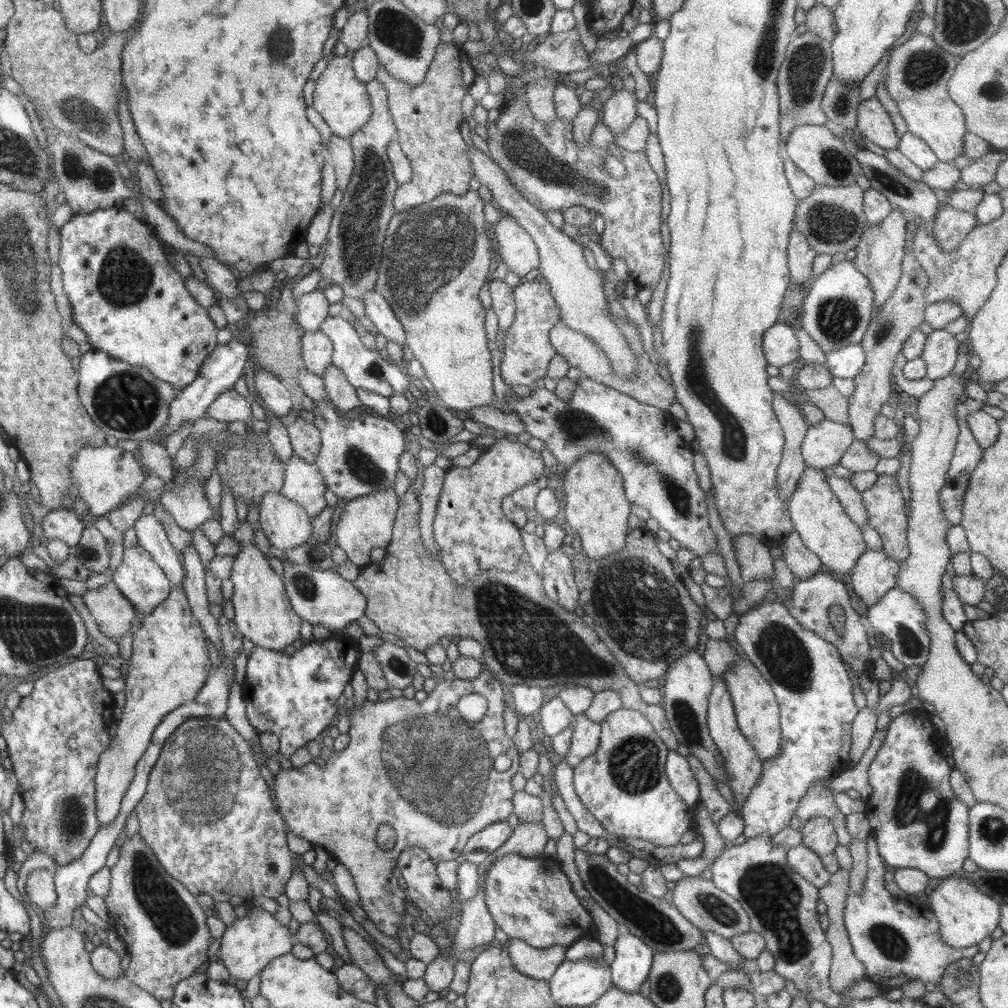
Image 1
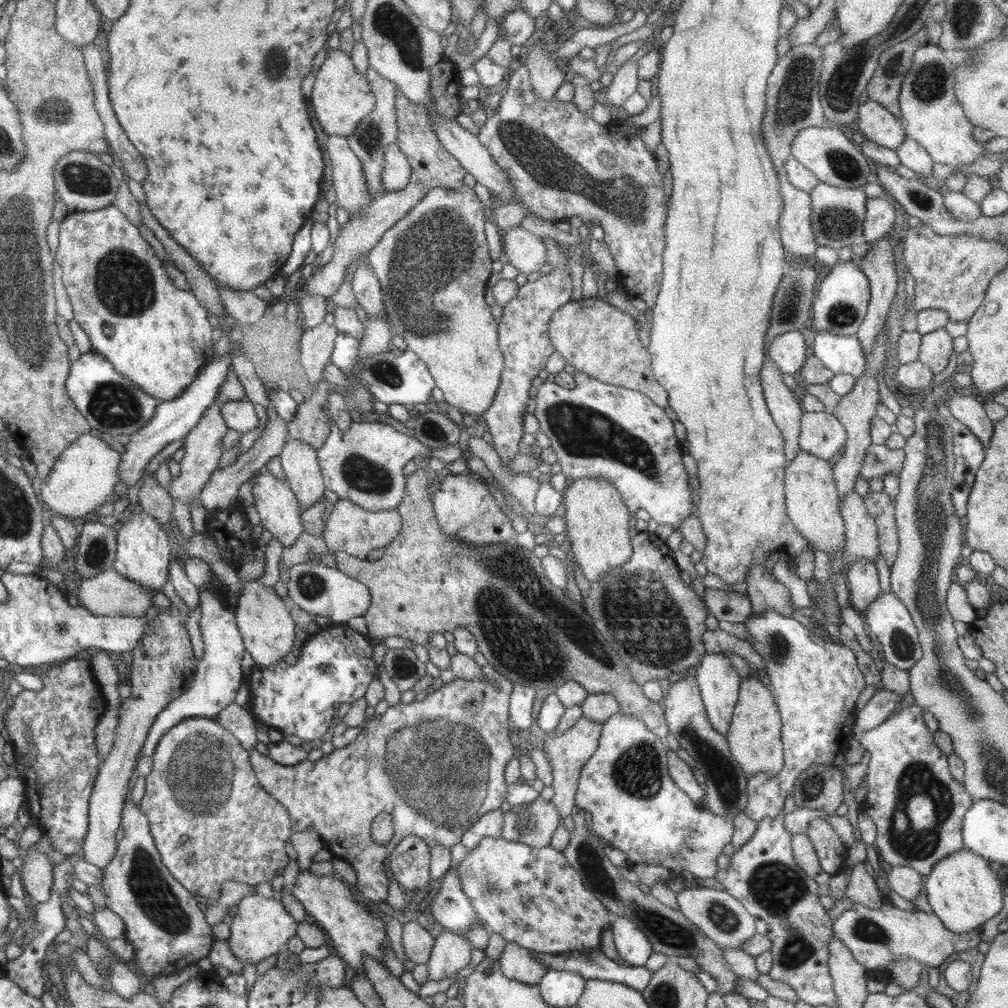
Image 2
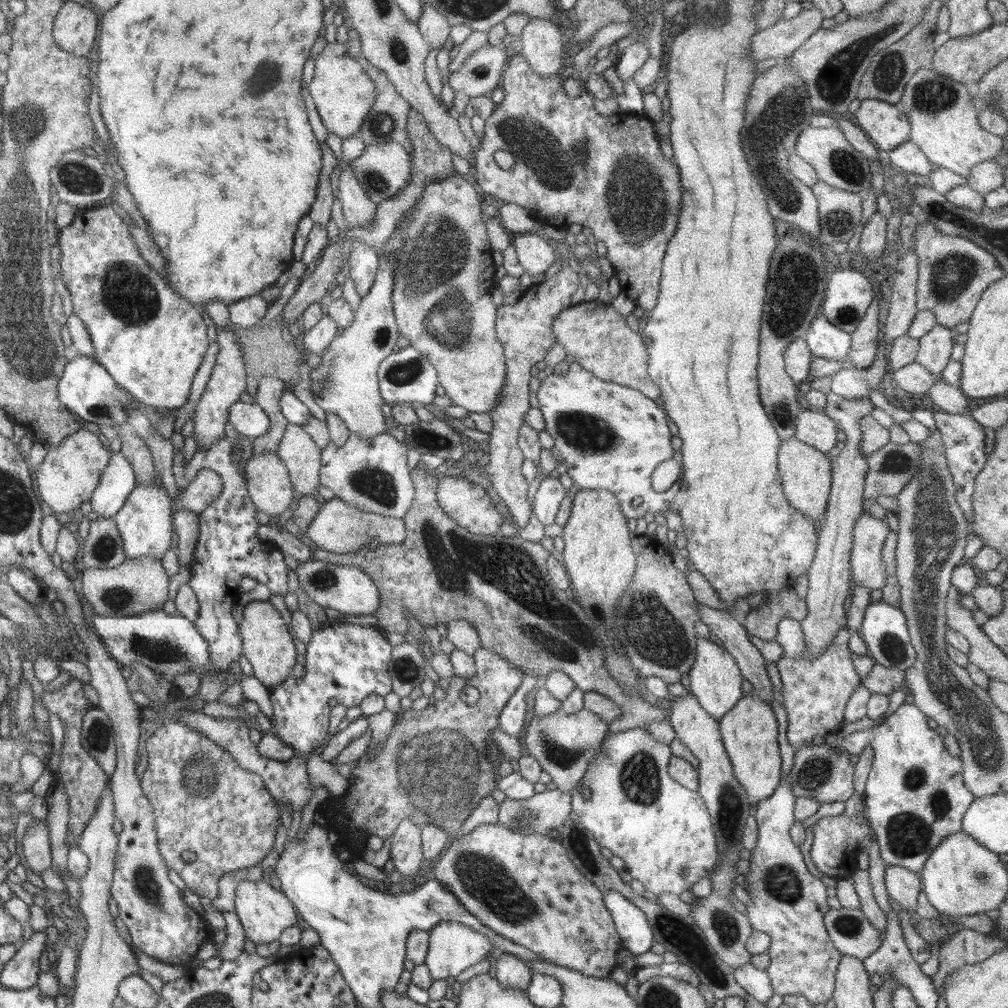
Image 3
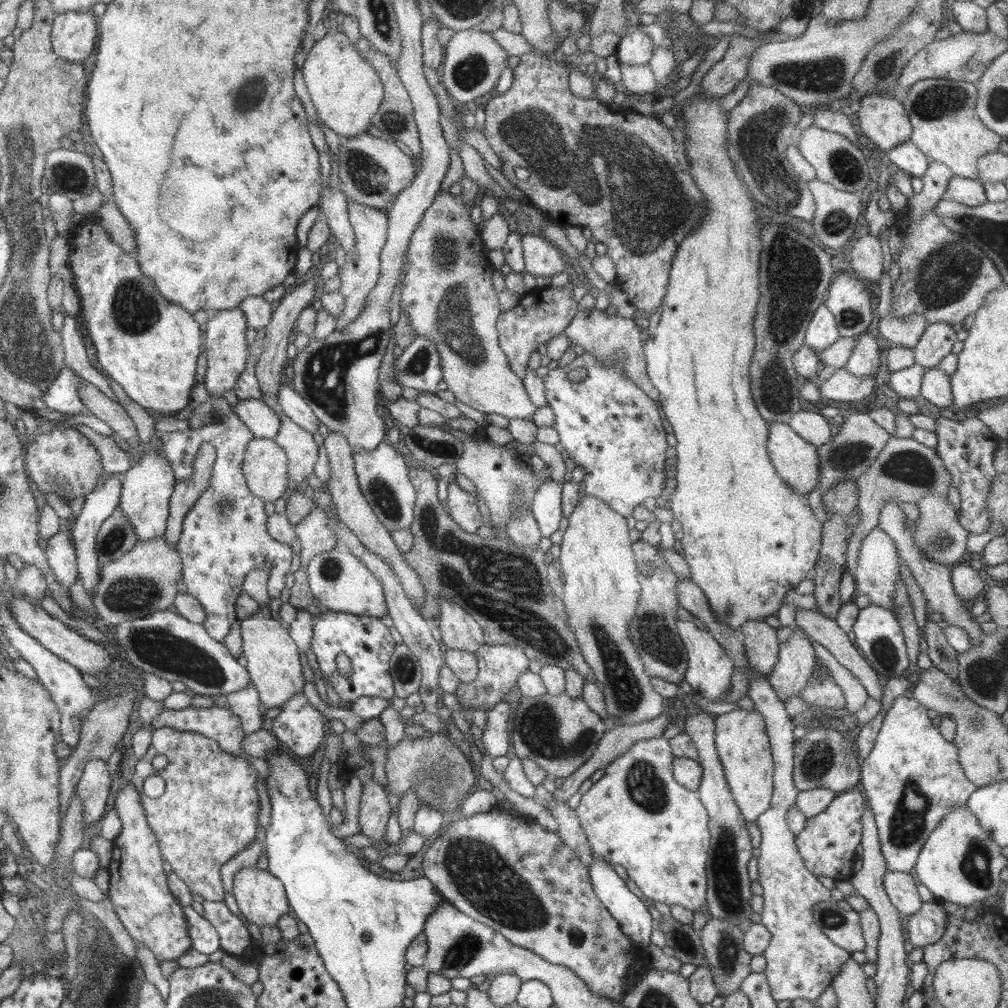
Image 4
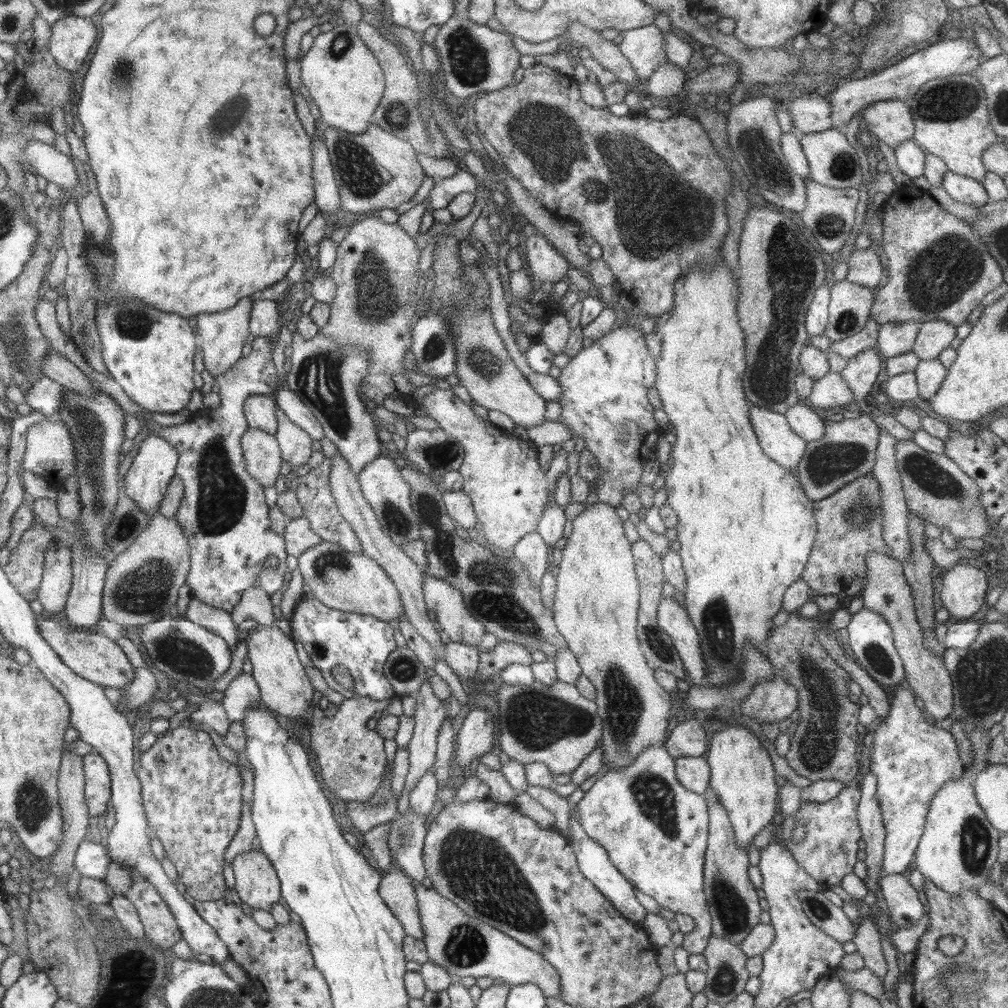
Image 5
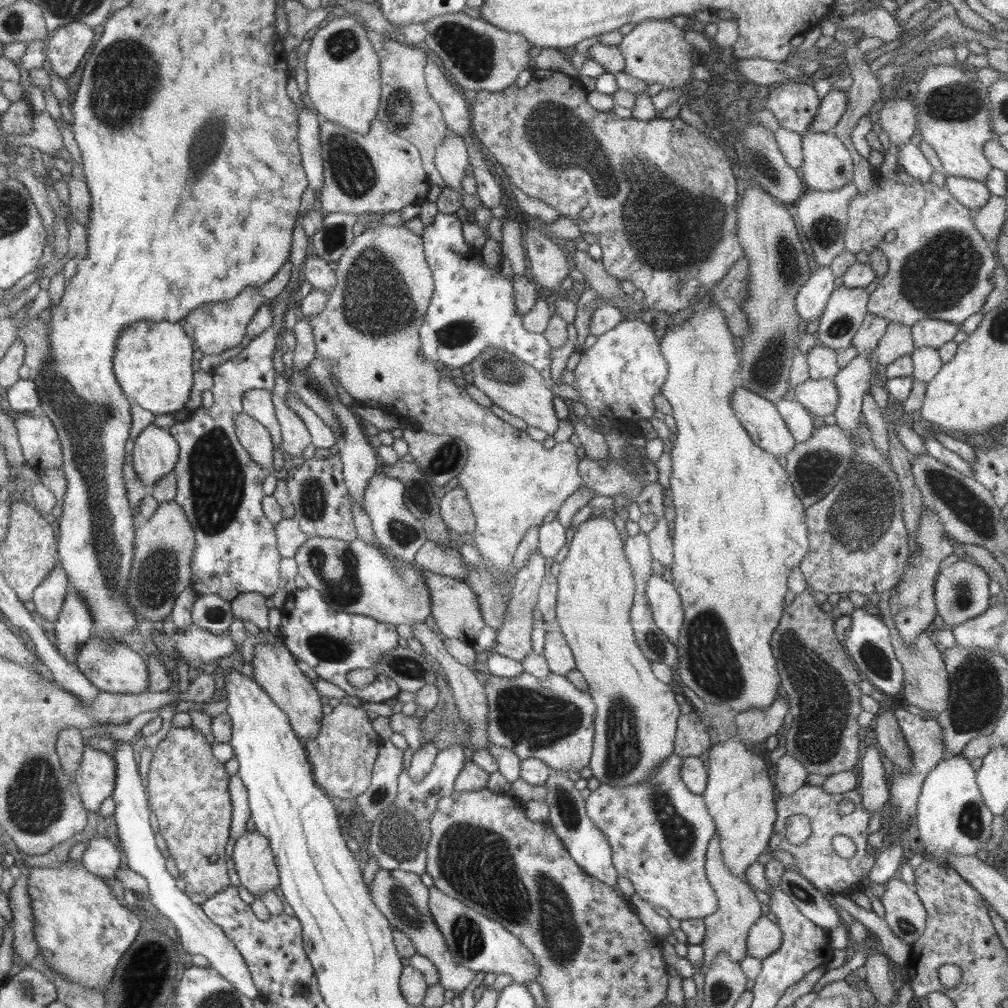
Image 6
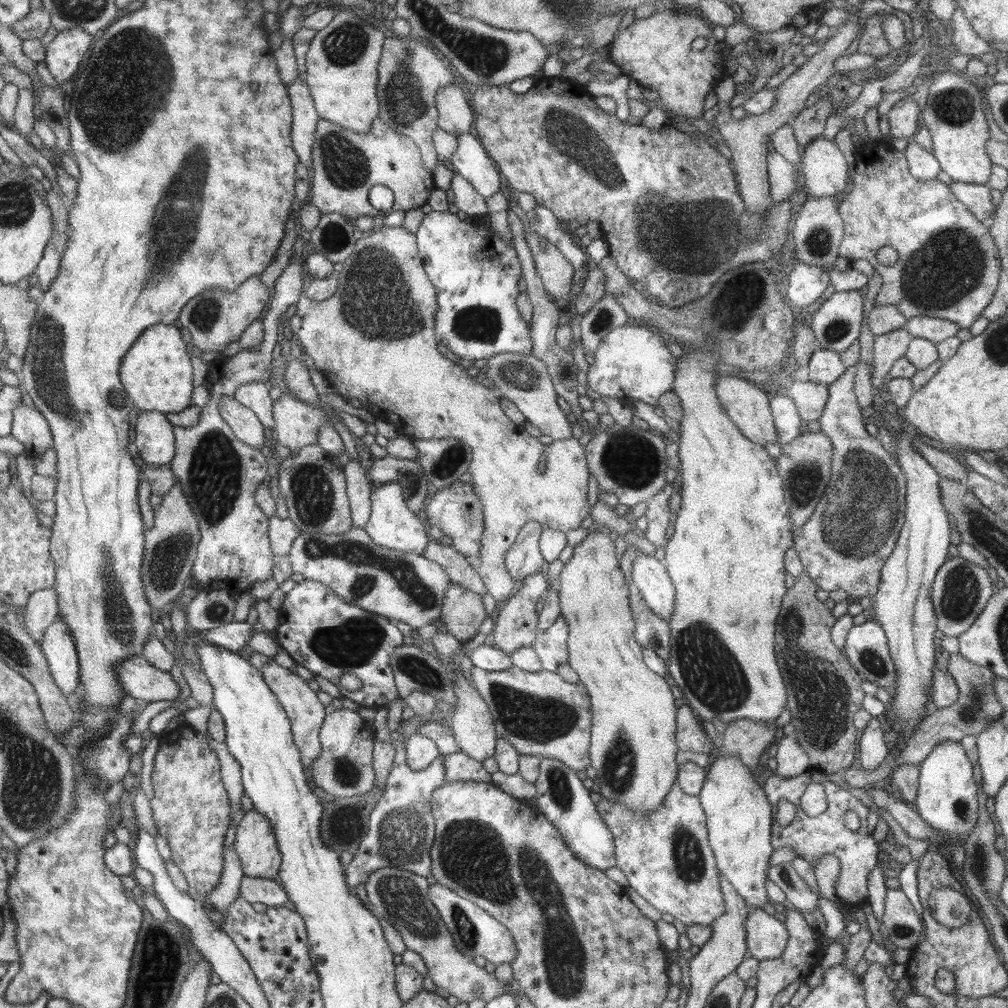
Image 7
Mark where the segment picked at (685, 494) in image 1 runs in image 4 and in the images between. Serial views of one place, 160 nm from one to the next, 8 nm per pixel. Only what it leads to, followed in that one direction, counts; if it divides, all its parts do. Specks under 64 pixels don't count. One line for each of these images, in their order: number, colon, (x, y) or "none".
2: (596, 429)
3: (612, 437)
4: (610, 427)

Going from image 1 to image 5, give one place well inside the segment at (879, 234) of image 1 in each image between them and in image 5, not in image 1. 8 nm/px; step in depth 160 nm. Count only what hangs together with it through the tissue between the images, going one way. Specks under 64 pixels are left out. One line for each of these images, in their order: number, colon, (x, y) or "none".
2: (878, 264)
3: (864, 339)
4: (864, 361)
5: (861, 373)

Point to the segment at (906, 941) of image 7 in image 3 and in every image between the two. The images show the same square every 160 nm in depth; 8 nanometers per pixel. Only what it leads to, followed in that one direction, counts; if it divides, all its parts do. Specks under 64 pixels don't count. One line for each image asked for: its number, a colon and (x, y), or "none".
3: (903, 885)
4: (900, 887)
5: (905, 909)
6: (905, 914)

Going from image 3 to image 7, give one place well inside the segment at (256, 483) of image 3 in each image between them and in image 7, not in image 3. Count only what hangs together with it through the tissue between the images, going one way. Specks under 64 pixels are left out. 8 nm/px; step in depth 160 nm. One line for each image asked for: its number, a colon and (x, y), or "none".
4: (265, 463)
5: (261, 450)
6: (254, 437)
7: (245, 424)

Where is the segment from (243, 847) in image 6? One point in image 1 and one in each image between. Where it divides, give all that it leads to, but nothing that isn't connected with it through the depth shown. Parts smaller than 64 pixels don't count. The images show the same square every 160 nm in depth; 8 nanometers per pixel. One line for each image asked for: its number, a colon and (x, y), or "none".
1: (254, 939)
2: (260, 927)
3: (264, 912)
4: (261, 897)
5: (256, 882)

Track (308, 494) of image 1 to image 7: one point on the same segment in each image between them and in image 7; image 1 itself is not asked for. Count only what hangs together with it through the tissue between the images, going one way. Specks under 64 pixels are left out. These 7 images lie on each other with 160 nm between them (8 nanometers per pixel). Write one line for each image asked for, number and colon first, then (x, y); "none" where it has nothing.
2: (299, 461)
3: (301, 455)
4: (301, 449)
5: (296, 445)
6: (295, 438)
7: (297, 422)

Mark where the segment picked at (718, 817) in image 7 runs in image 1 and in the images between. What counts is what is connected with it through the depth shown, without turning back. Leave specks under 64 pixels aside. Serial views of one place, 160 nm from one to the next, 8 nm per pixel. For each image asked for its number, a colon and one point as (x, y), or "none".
1: (756, 709)
2: (754, 736)
3: (749, 731)
4: (744, 748)
5: (743, 778)
6: (739, 796)

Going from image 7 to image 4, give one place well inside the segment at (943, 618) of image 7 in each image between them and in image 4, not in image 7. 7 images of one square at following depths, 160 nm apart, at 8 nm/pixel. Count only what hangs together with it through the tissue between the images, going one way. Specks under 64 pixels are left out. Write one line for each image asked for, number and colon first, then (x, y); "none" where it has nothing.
4: (969, 584)
5: (964, 591)
6: (962, 591)

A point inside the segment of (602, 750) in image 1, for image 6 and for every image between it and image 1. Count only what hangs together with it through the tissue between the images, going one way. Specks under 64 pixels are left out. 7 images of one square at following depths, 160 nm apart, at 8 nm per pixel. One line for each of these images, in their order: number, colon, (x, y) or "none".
2: (625, 786)
3: (662, 831)
4: (636, 815)
5: (655, 831)
6: (658, 830)

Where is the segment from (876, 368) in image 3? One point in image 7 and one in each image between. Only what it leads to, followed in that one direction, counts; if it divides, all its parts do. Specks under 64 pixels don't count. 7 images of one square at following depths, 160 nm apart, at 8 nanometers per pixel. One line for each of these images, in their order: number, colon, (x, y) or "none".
4: (842, 386)
5: (831, 390)
6: (820, 397)
7: (810, 398)

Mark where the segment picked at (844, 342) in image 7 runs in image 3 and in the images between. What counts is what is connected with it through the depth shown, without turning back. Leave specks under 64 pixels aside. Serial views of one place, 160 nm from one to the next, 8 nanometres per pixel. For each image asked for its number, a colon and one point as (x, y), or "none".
3: (848, 295)
4: (847, 299)
5: (850, 305)
6: (844, 314)

